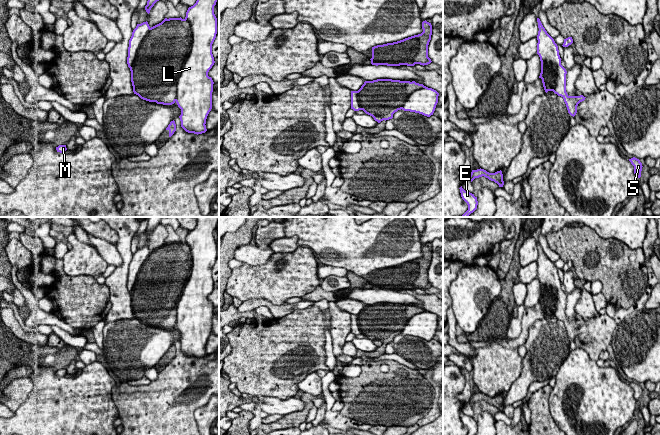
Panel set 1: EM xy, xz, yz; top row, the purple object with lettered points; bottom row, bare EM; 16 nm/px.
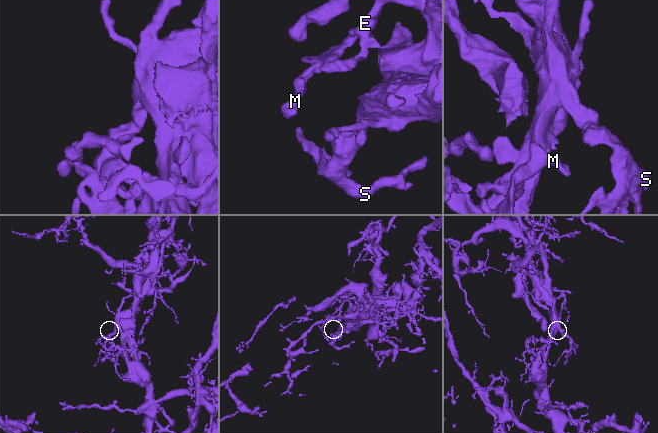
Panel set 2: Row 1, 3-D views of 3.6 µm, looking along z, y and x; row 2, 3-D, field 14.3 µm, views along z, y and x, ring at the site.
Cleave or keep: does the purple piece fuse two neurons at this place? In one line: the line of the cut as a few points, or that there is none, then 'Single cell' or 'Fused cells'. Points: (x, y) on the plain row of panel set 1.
Split along xy (150, 252), (138, 270), (136, 280), (129, 291). Fused cells

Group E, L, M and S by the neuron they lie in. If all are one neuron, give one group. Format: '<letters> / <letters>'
E L M / S

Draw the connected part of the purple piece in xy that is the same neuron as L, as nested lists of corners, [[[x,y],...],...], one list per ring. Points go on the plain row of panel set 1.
[[[196,217],[196,227],[189,231],[184,243],[165,242],[161,247],[151,251],[138,270],[136,281],[129,291],[134,318],[141,323],[157,328],[172,329],[175,326],[181,333],[179,340],[181,351],[188,357],[202,358],[207,355],[206,343],[212,333],[213,304],[208,300],[214,289],[212,268],[217,258],[217,242],[214,238],[219,217]]]

